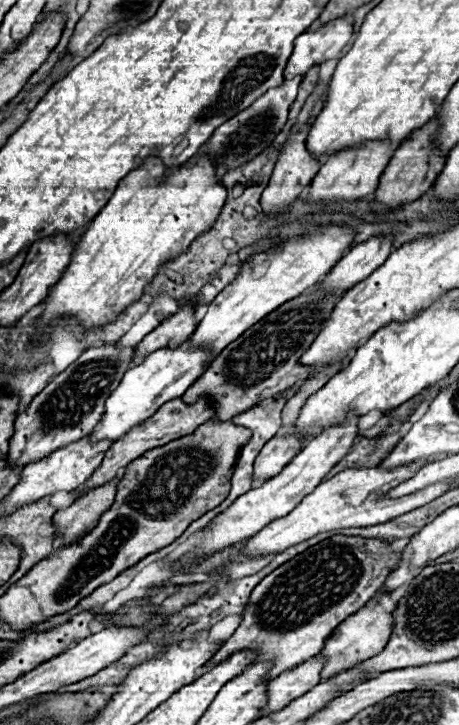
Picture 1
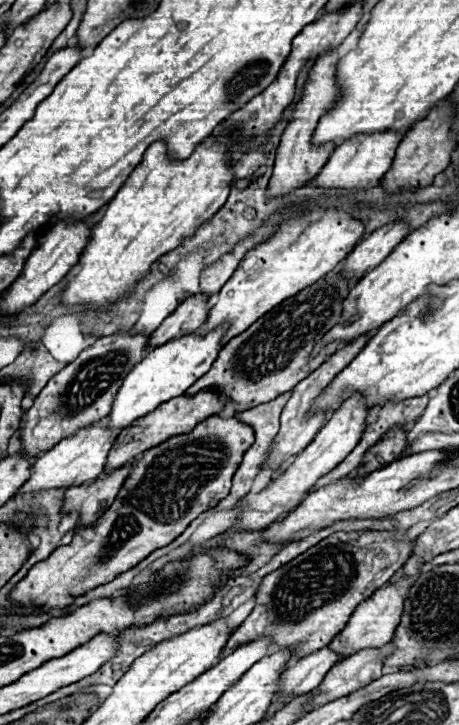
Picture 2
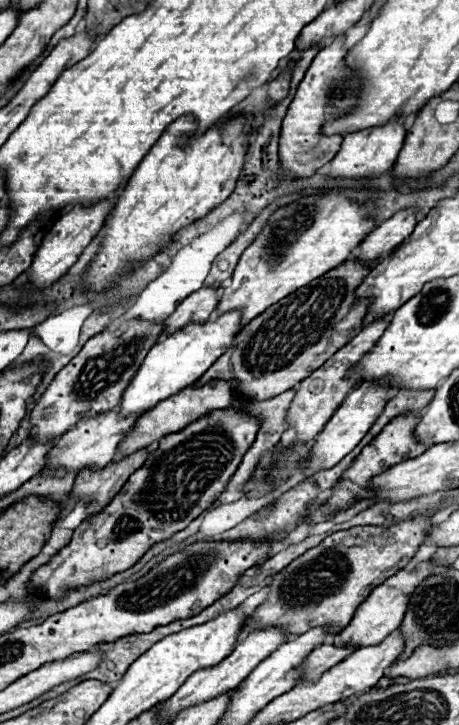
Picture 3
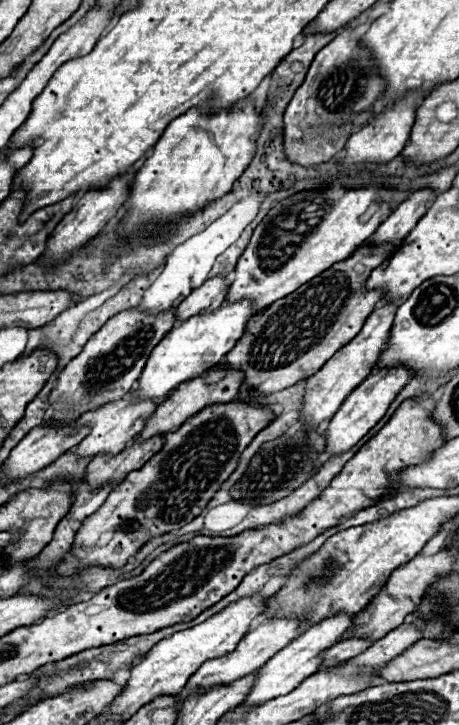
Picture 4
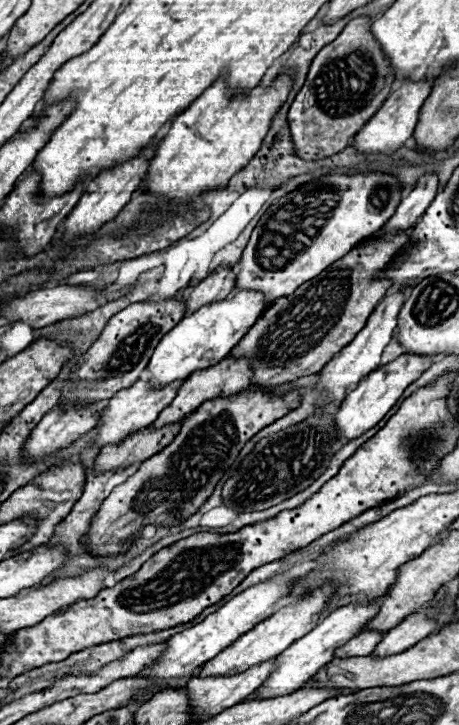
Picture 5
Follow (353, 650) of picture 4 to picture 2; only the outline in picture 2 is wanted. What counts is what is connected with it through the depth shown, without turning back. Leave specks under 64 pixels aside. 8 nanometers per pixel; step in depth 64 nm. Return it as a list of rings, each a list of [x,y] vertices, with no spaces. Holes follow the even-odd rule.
[[[320,648],[318,652],[312,652],[304,658],[300,658],[294,666],[290,666],[282,678],[282,690],[278,696],[288,696],[290,692],[294,694],[306,694],[310,690],[314,690],[320,682],[322,676],[326,676],[326,672],[340,660],[340,656],[330,650],[330,648]]]

